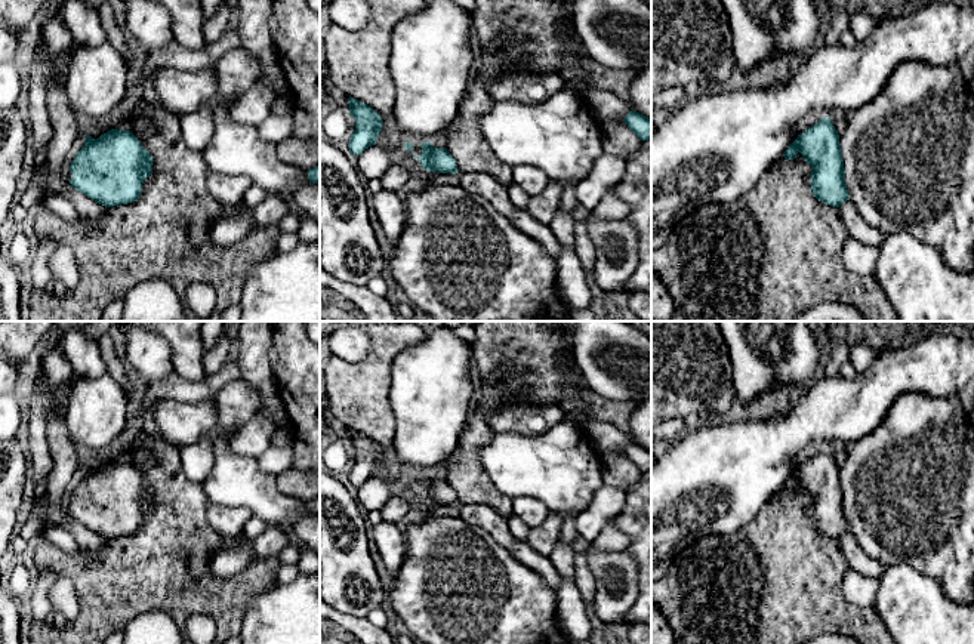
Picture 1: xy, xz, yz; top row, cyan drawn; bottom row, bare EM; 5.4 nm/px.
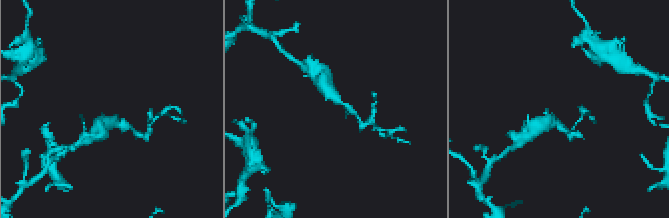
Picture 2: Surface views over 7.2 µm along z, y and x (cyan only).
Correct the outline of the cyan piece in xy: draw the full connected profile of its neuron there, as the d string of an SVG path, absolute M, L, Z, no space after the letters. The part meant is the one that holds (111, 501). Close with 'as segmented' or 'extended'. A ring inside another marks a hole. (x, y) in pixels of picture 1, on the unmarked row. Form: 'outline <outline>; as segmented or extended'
outline M111 460L93 471L87 466L70 505L74 521L105 539L133 534L152 505L152 487L130 462Z; as segmented

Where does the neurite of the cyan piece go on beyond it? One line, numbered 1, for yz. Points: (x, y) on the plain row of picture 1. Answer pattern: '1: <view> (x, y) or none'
1: none

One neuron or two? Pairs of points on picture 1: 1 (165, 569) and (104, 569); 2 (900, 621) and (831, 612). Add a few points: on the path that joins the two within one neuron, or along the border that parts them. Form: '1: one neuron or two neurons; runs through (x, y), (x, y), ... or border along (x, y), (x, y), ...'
1: one neuron; runs through (150, 569), (119, 569)
2: two neurons; border along (866, 610), (874, 613), (887, 628)

